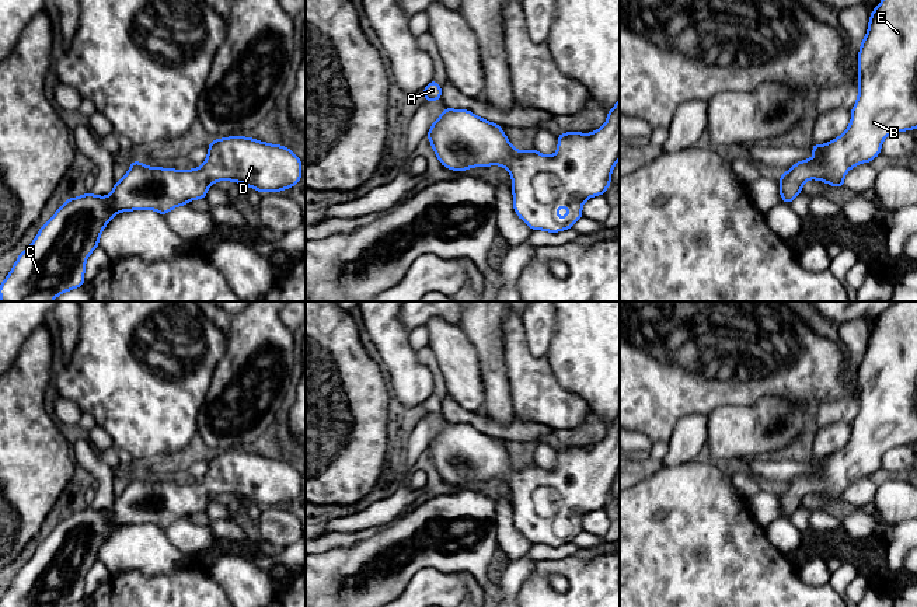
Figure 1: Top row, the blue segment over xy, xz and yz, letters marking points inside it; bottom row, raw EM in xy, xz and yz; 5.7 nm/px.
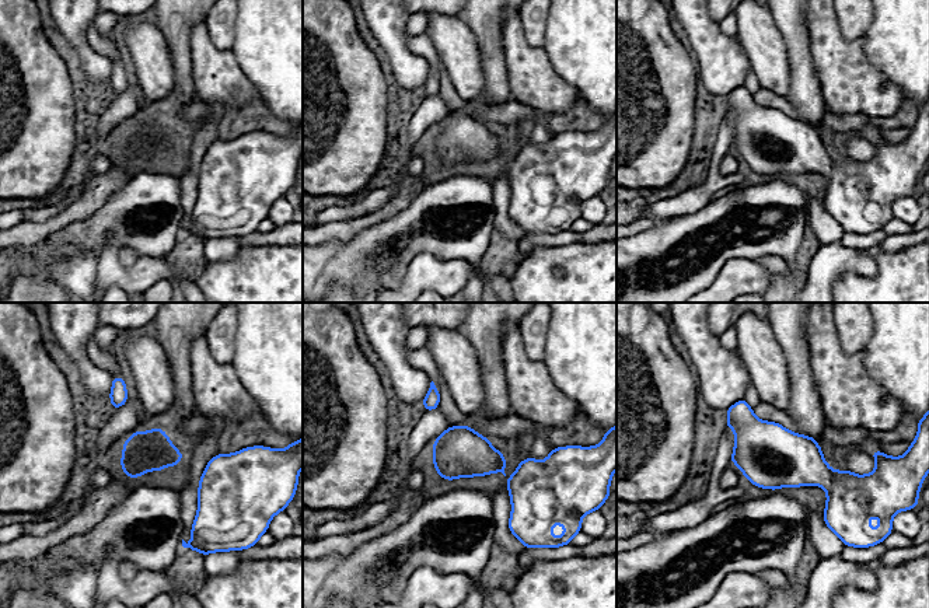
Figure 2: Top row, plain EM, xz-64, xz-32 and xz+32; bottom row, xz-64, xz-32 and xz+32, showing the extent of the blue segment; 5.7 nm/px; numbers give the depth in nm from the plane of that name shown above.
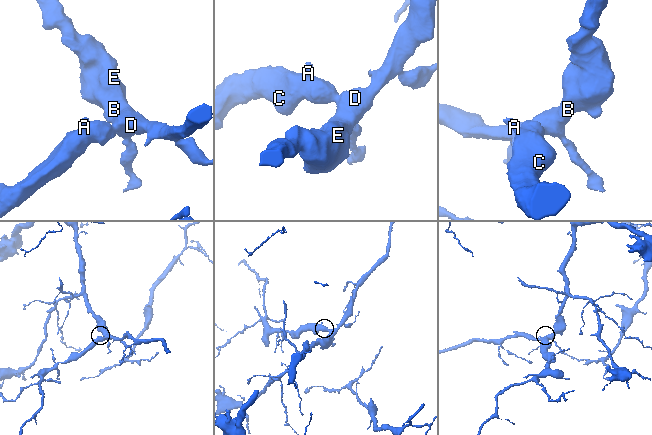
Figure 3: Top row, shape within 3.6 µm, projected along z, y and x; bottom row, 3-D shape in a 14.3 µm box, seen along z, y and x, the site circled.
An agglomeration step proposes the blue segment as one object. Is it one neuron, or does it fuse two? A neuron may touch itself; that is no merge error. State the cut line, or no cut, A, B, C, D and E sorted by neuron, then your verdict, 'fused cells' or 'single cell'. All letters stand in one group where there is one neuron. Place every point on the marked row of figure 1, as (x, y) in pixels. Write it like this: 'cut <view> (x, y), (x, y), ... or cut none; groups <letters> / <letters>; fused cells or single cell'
cut none; groups A B C D E; single cell

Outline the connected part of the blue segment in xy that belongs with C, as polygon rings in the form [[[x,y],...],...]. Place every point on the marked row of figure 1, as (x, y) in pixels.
[[[248,136],[213,139],[208,157],[199,168],[186,171],[147,167],[130,161],[129,171],[115,182],[108,196],[86,192],[69,198],[56,213],[41,226],[34,241],[22,251],[10,273],[0,285],[1,301],[52,301],[64,292],[84,285],[86,261],[100,247],[100,236],[119,212],[150,209],[163,216],[174,207],[205,199],[208,189],[217,181],[233,181],[254,188],[259,193],[282,192],[301,179],[301,158],[282,144],[269,144]]]

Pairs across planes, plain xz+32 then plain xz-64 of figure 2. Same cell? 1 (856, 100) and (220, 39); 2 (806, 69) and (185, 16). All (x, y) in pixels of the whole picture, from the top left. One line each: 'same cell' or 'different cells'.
1: different cells
2: same cell

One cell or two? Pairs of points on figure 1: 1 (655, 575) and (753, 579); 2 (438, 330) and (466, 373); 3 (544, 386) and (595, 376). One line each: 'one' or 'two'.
1: one
2: one
3: two

